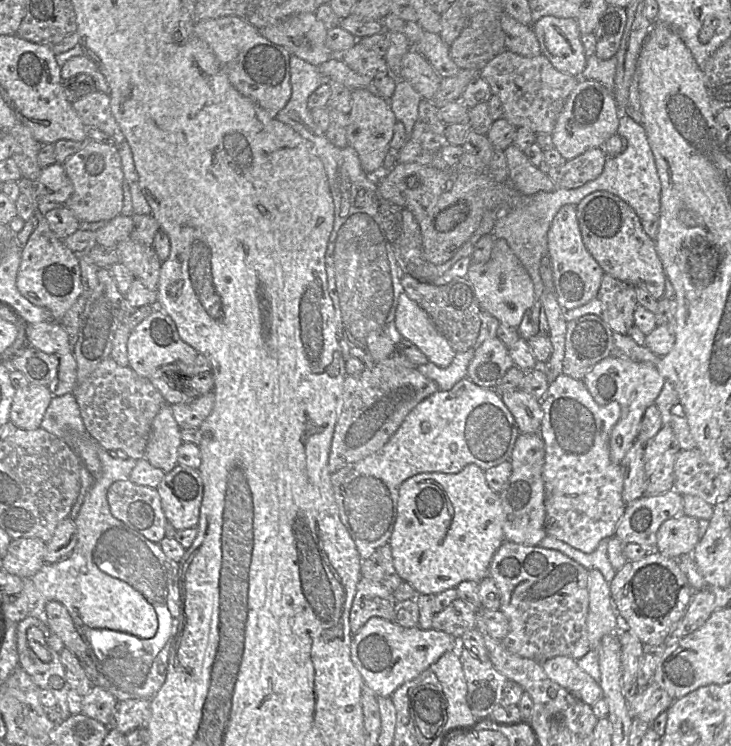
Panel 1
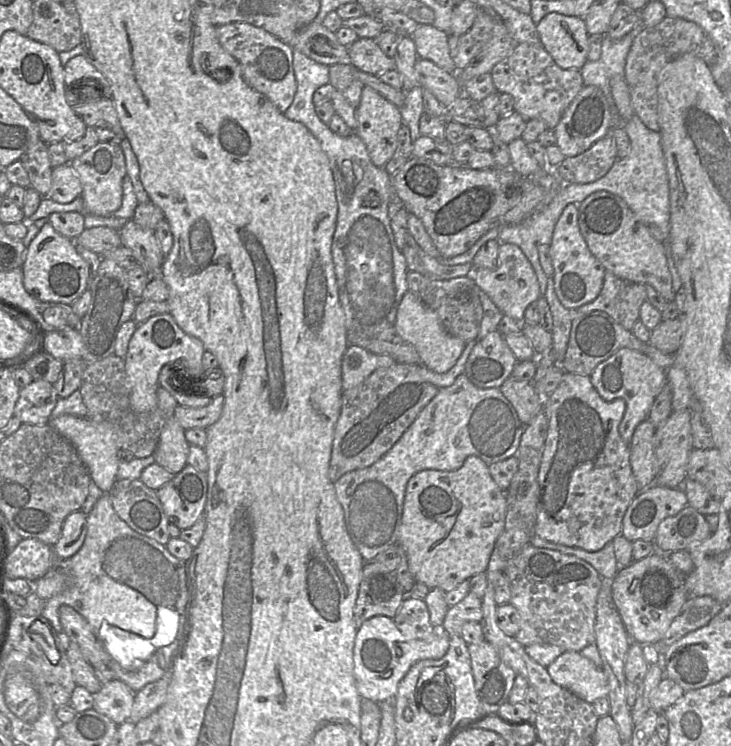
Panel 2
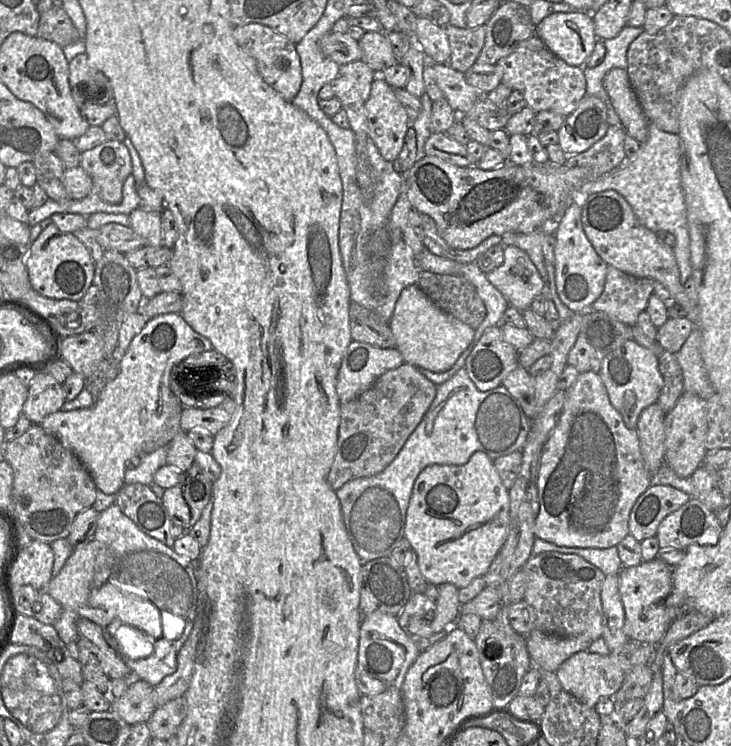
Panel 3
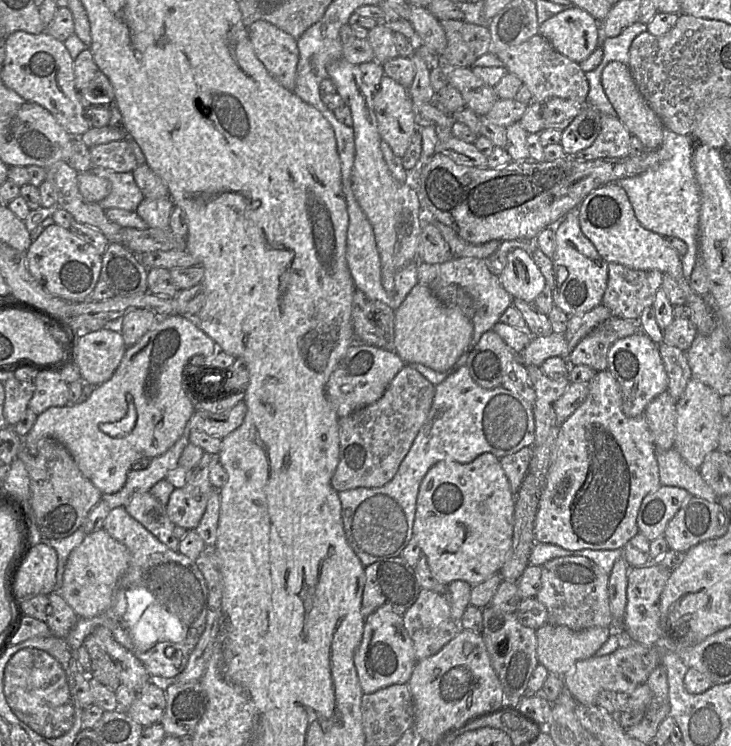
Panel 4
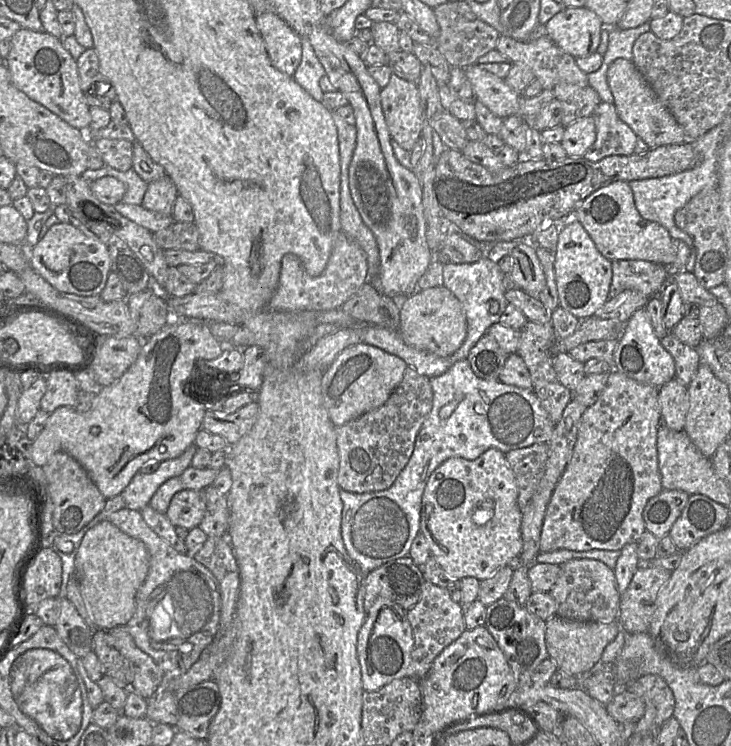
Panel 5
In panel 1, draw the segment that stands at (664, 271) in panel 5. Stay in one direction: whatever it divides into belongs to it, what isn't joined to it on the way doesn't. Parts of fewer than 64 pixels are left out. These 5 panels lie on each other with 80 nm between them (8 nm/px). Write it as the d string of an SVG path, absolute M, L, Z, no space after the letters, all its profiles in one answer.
M604 273L596 297L582 306L565 310L564 317L570 322L593 314L605 321L612 330L627 334L634 325L637 306L635 287Z

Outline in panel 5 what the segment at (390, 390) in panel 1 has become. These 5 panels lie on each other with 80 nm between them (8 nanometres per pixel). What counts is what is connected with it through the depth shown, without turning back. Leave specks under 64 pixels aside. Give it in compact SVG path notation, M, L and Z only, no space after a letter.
M407 365L401 383L383 405L336 427L339 487L355 493L378 492L391 487L407 465L432 405L430 378Z

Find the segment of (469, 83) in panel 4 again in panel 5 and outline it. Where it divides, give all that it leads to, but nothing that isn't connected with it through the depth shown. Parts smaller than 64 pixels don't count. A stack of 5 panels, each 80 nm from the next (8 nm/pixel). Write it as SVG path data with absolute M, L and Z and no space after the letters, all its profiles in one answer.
M476 65L464 68L474 92L474 100L502 119L517 116L521 95L513 92L504 79Z

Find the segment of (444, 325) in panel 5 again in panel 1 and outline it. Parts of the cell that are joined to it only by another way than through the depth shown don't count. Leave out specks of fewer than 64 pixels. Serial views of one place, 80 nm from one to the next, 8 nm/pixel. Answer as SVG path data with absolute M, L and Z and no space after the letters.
M402 293L398 299L395 325L405 340L414 344L438 367L448 367L457 354L437 330L426 311L407 293Z

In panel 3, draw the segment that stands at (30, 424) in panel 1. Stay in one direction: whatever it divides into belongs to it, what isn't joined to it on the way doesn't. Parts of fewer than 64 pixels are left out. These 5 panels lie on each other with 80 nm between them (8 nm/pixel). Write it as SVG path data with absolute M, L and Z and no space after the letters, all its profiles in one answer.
M36 372L28 386L22 413L33 424L40 424L47 415L60 410L65 401L62 383L46 372Z

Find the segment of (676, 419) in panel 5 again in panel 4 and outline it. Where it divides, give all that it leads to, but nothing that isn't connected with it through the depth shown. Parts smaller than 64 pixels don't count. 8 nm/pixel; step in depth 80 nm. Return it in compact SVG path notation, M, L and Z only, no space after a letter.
M667 391L662 392L657 397L655 397L645 408L644 417L648 424L649 430L653 437L653 441L656 447L656 458L657 458L657 449L658 450L668 450L673 448L674 445L674 437L675 437L675 425L676 425L676 403Z

